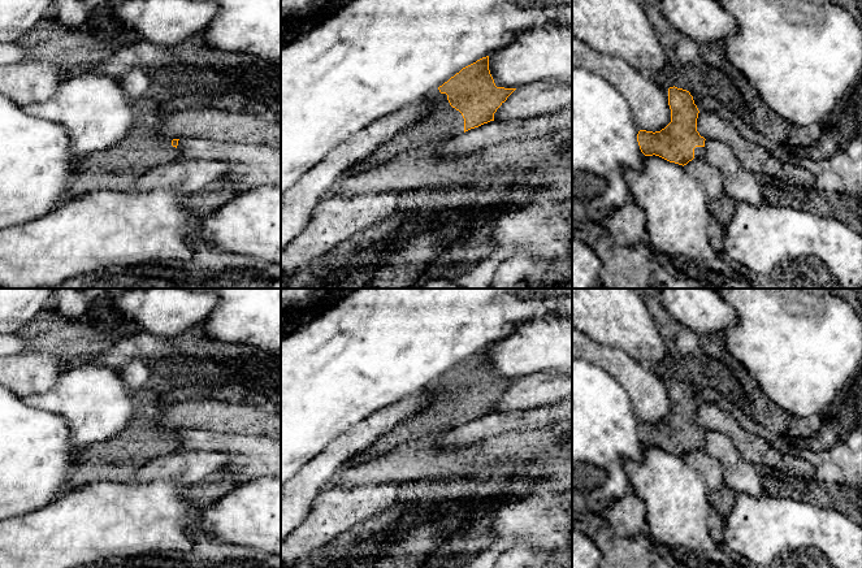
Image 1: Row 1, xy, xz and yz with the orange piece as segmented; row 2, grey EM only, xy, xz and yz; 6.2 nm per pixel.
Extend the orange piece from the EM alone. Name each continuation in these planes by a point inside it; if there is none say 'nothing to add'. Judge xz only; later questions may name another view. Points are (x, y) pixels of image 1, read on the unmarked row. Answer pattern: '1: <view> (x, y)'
1: xz (442, 413)

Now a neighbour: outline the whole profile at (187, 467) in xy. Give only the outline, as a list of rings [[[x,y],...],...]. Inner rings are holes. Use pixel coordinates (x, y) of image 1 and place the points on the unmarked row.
[[[177,450],[148,461],[127,482],[146,484],[176,480],[182,485],[190,486],[215,472],[222,471],[228,461],[229,456],[222,452]]]

